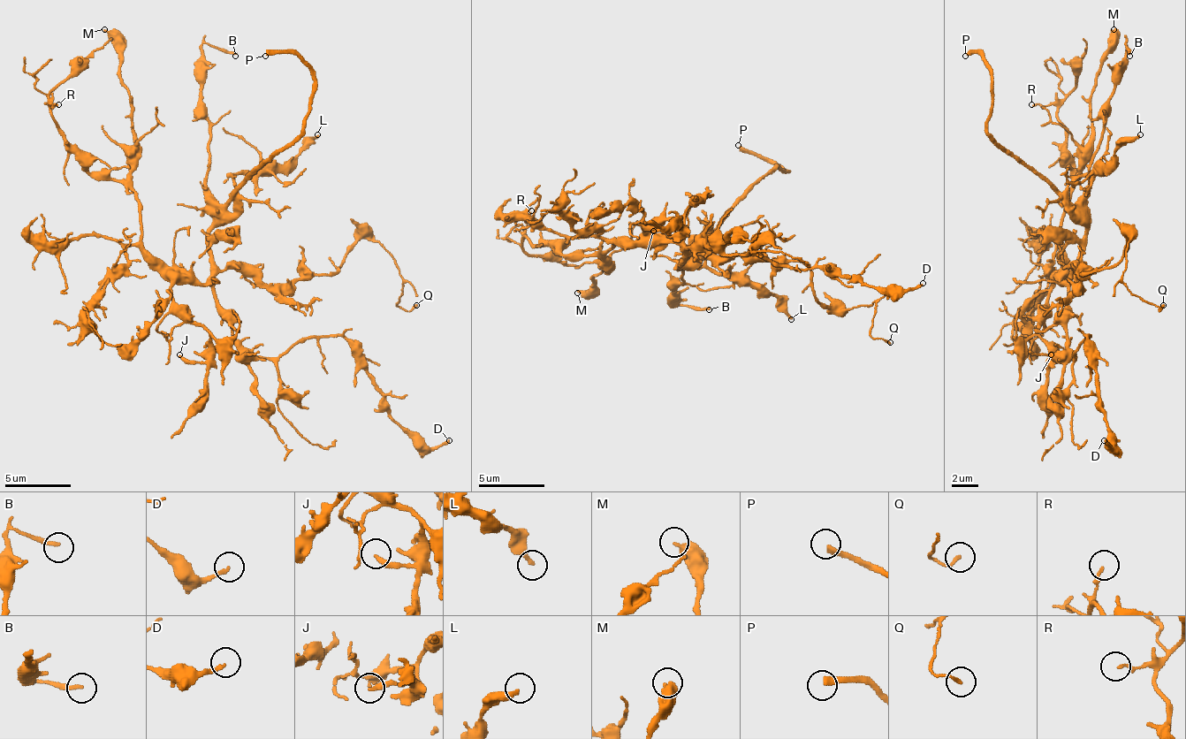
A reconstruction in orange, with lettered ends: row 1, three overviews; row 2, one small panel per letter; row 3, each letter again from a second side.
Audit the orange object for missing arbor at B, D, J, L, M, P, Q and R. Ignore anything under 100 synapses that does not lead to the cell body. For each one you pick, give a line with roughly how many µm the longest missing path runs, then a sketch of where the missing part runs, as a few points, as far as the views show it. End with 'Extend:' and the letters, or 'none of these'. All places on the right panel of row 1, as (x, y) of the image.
P: missing 60 µm
Extend: P

